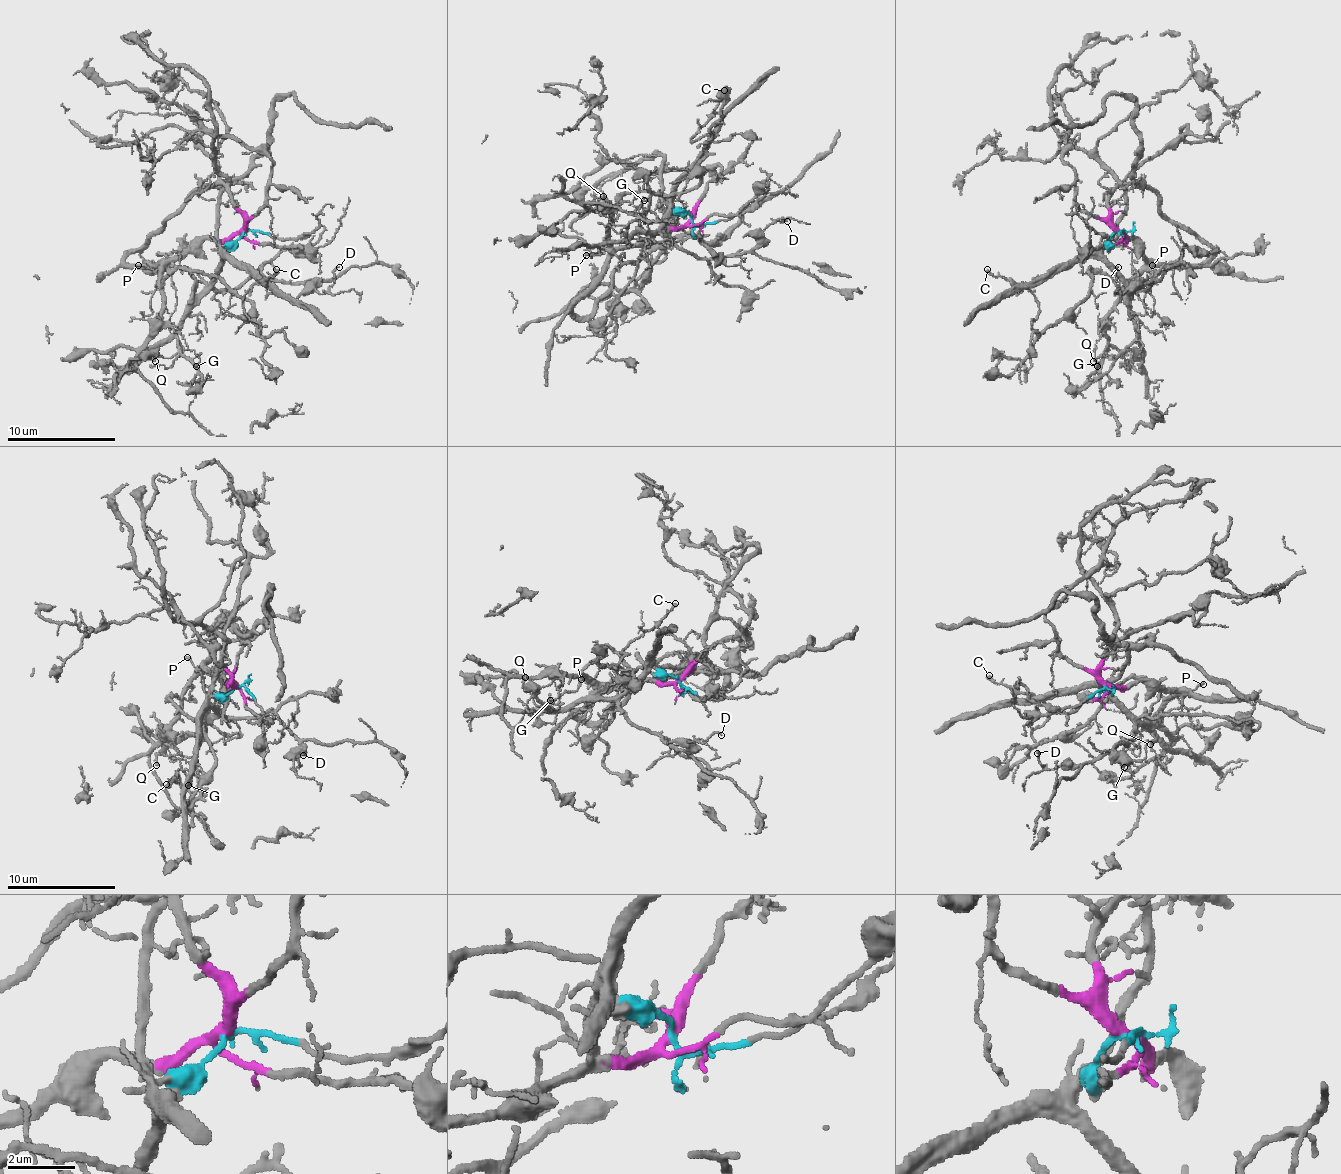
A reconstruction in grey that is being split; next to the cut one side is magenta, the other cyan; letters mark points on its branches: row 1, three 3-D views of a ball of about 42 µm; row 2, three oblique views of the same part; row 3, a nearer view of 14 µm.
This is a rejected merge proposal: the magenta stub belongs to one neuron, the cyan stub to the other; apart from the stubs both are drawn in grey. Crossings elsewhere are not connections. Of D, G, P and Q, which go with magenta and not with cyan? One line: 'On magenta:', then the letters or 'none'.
On magenta: G, P

